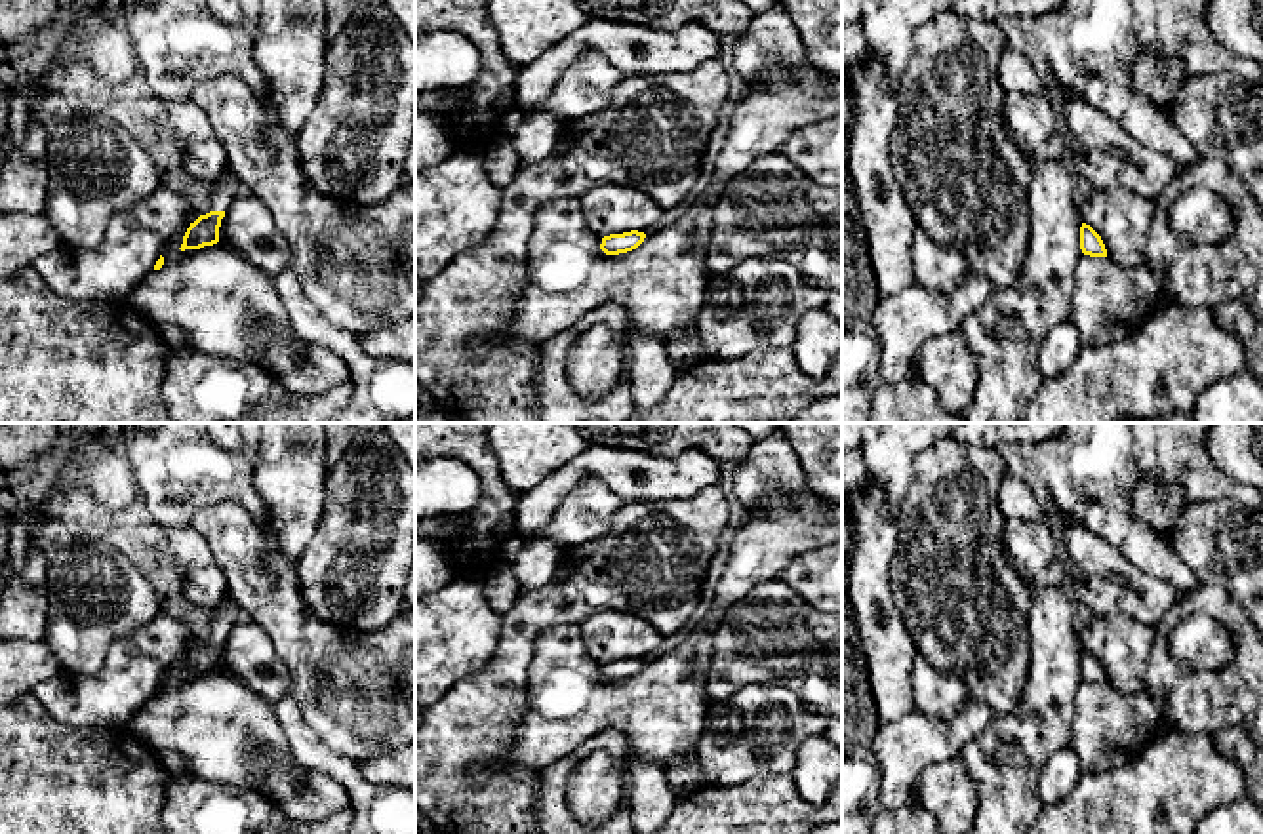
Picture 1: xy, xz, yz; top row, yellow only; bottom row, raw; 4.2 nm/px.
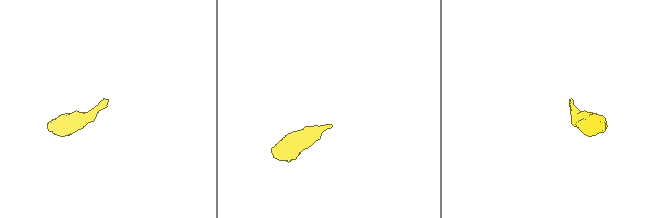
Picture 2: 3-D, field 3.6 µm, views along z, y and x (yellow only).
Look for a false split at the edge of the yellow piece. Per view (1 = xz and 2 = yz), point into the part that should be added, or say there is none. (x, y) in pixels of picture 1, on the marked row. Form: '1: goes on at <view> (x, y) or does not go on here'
1: does not go on here
2: does not go on here

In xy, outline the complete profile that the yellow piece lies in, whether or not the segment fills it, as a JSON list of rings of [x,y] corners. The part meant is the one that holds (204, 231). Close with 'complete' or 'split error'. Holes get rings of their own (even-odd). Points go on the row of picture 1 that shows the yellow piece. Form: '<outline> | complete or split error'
[[[227,169],[217,185],[213,198],[211,198],[211,211],[200,215],[190,227],[187,228],[181,244],[181,251],[185,249],[200,249],[204,246],[213,246],[219,242],[219,227],[225,211],[232,204],[232,200],[246,192],[240,179]]] | split error

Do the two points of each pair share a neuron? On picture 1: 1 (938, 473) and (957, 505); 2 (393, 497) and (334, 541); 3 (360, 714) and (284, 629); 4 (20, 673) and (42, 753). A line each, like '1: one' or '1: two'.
1: one
2: one
3: one
4: two

